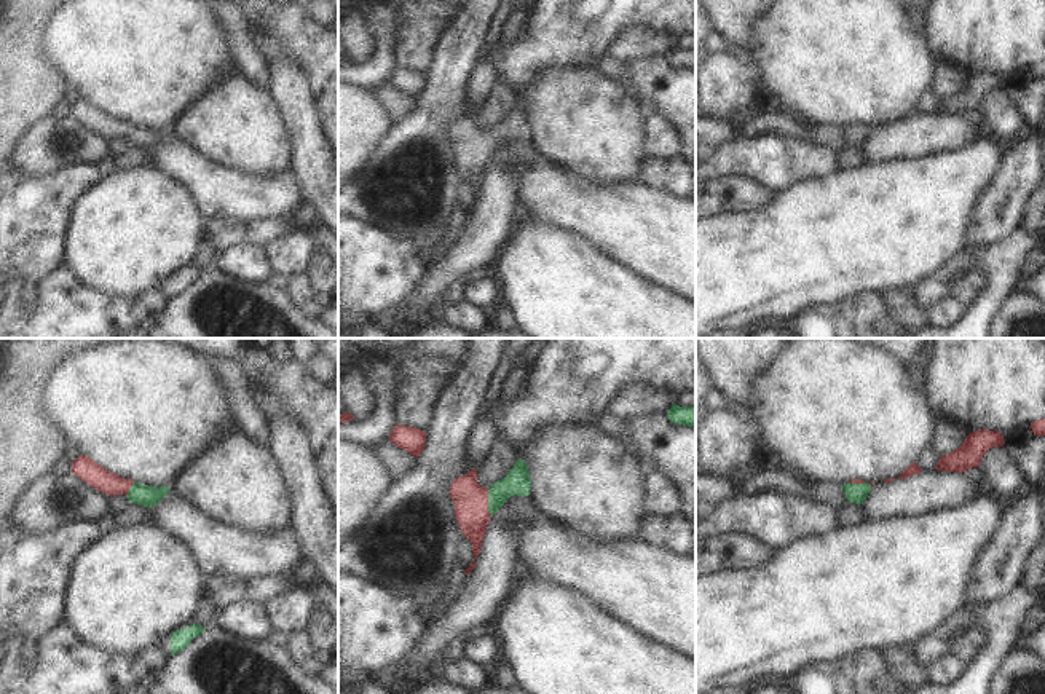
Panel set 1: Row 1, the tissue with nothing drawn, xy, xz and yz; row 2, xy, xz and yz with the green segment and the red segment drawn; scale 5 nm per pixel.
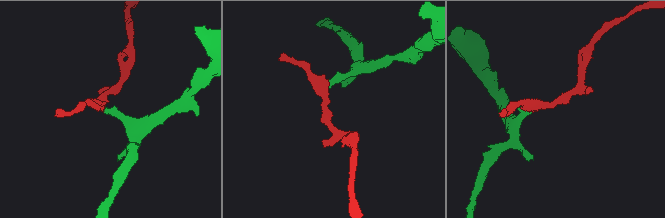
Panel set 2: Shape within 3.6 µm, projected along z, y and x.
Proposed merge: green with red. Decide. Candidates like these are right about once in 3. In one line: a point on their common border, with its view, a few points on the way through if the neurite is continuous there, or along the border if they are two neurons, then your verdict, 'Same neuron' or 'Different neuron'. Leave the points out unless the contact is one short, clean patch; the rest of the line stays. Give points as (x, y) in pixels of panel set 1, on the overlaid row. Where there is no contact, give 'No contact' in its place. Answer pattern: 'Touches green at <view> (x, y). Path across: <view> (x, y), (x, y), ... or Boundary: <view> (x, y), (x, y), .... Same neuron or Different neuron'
Touches green at xz (488, 501). Path across: xz (517, 481), (488, 501), (471, 501). Same neuron

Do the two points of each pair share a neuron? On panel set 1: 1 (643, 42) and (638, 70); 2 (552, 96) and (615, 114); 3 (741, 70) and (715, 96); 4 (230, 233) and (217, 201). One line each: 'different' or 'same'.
1: different
2: same
3: same
4: different

